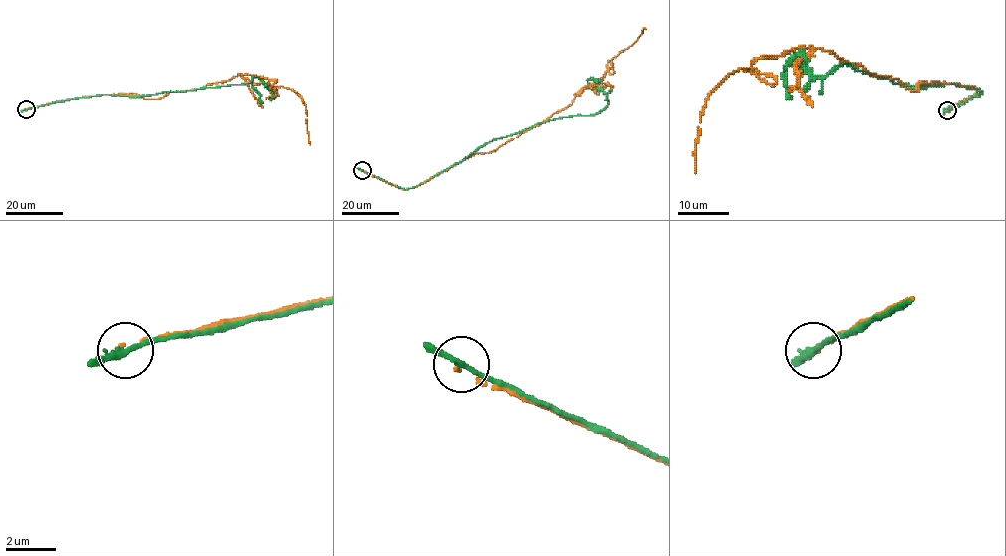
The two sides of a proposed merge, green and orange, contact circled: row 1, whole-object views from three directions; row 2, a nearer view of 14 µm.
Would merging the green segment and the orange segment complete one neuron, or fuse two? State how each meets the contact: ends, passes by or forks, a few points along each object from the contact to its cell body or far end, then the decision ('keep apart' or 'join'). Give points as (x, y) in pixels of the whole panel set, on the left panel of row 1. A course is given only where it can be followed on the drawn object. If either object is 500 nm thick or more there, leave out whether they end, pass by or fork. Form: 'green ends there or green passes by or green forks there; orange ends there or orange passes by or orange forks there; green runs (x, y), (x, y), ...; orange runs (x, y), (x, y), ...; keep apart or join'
green passes by; orange ends there; green runs (26, 109), (100, 95), (141, 96), (237, 84), (267, 83), (272, 91), (253, 77), (253, 88), (263, 103); orange runs (26, 109), (102, 94), (159, 98), (249, 74), (277, 80), (277, 95), (283, 86), (302, 98), (309, 144); keep apart

